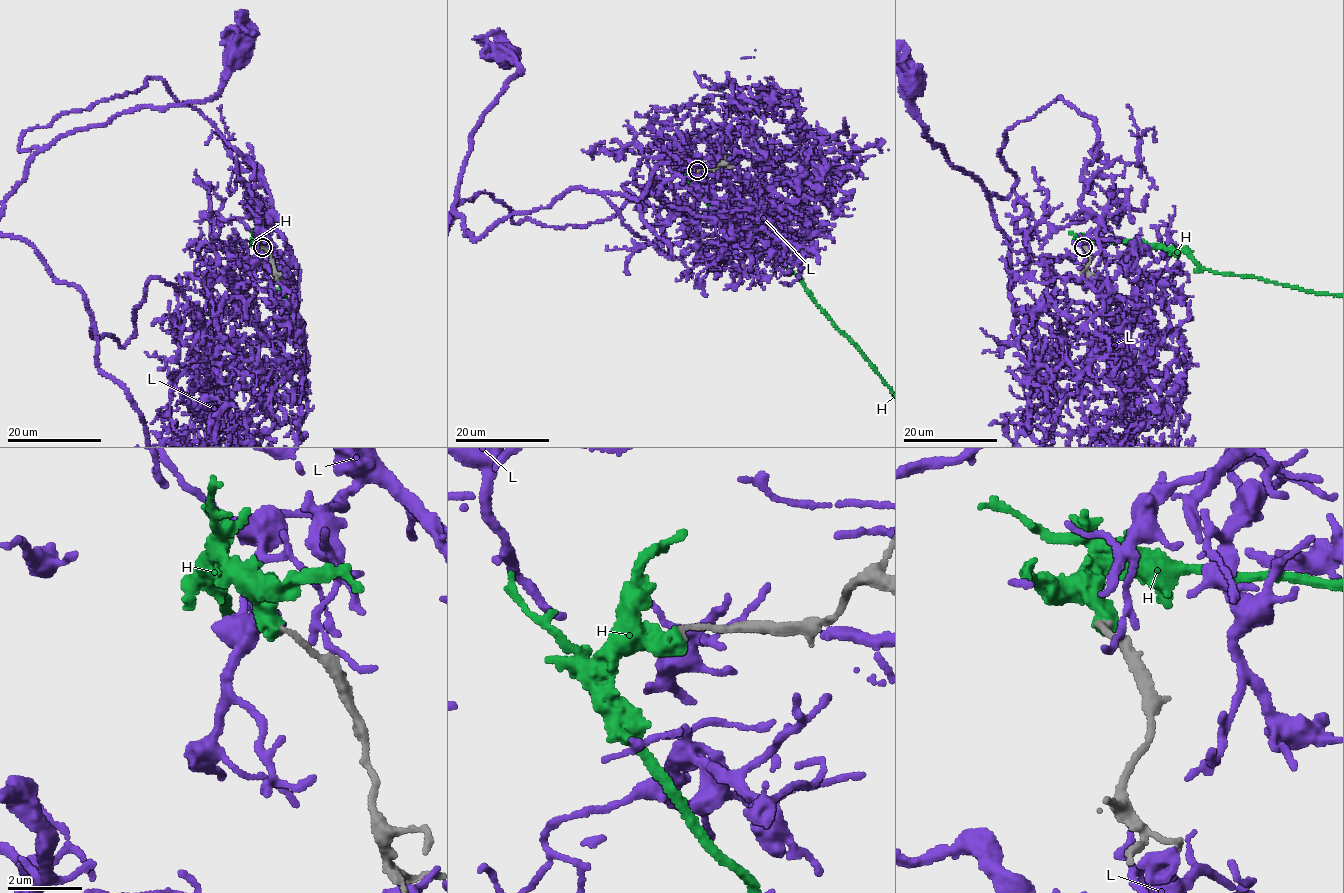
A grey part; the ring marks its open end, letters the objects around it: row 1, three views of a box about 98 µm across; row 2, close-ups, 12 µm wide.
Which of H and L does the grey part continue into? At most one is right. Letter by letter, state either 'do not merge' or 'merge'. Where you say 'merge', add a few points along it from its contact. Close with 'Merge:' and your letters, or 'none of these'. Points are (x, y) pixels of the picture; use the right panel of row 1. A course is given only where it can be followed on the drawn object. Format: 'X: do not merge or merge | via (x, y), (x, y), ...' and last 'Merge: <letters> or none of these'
H: do not merge
L: do not merge
Merge: none of these

